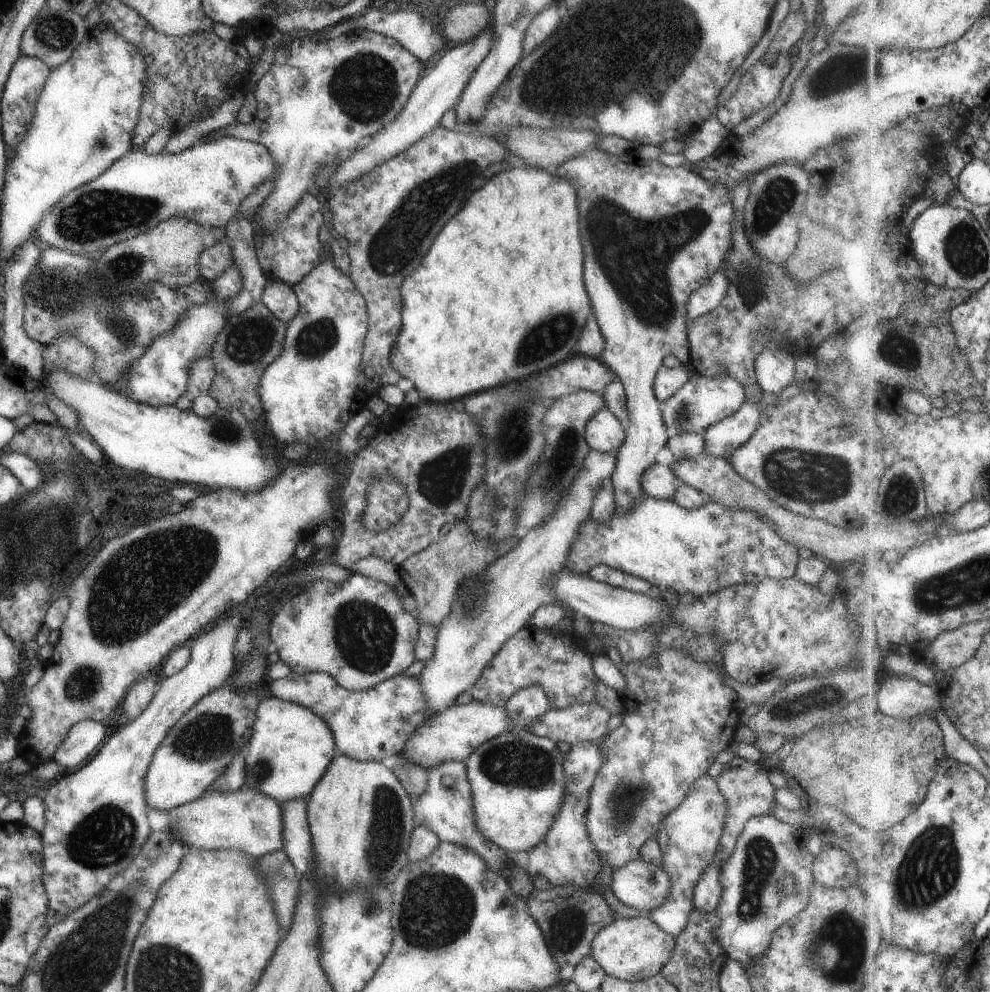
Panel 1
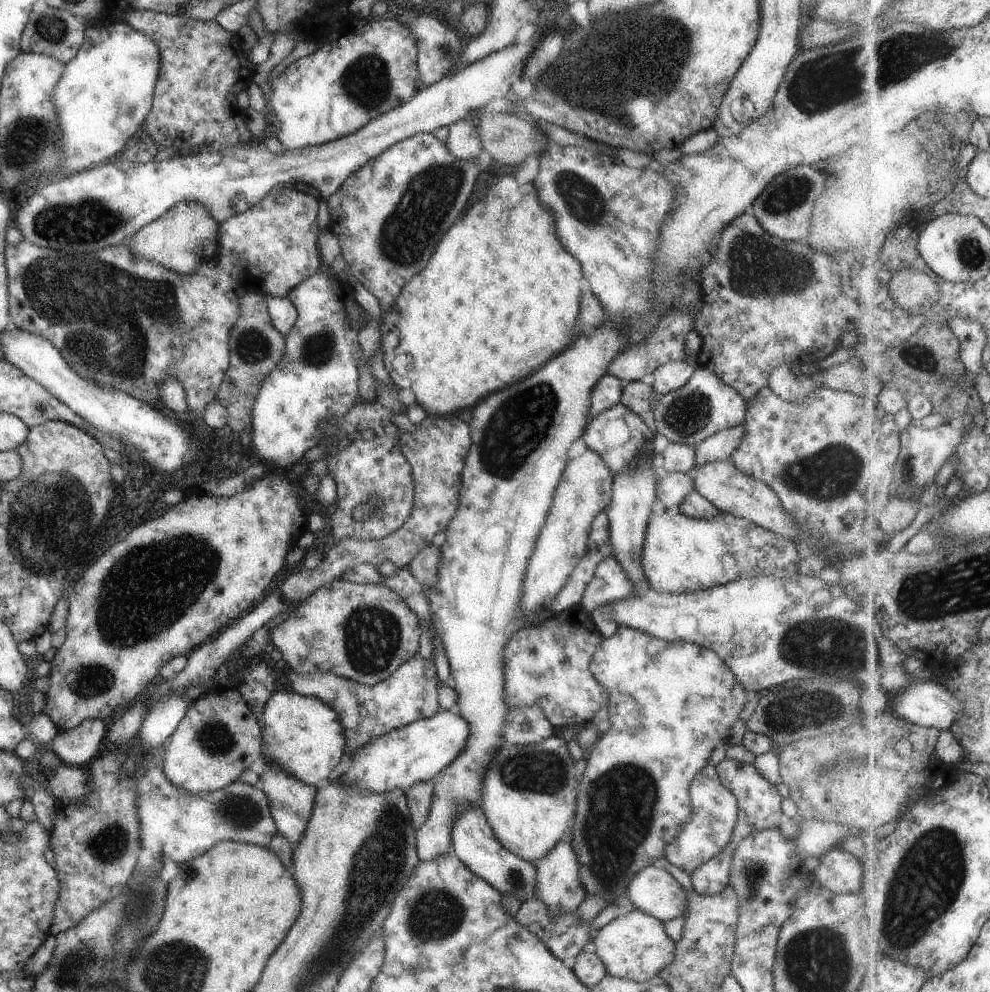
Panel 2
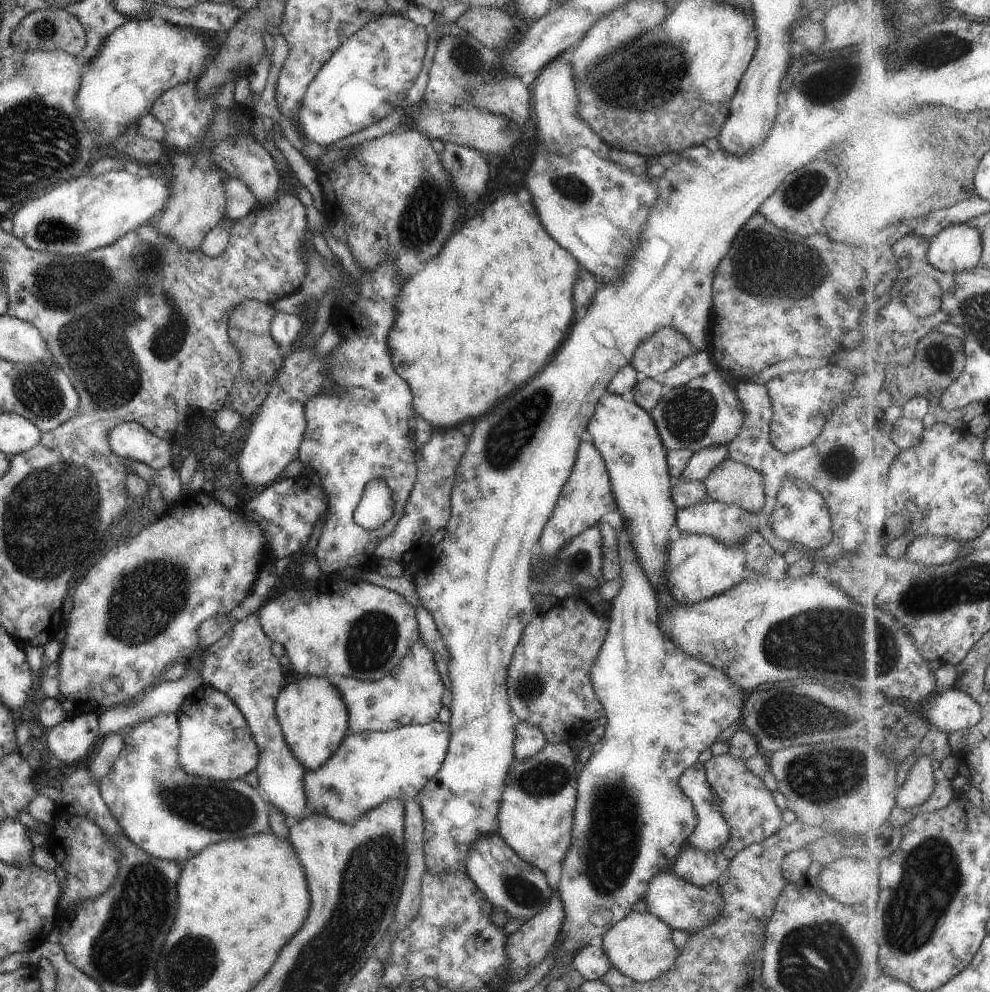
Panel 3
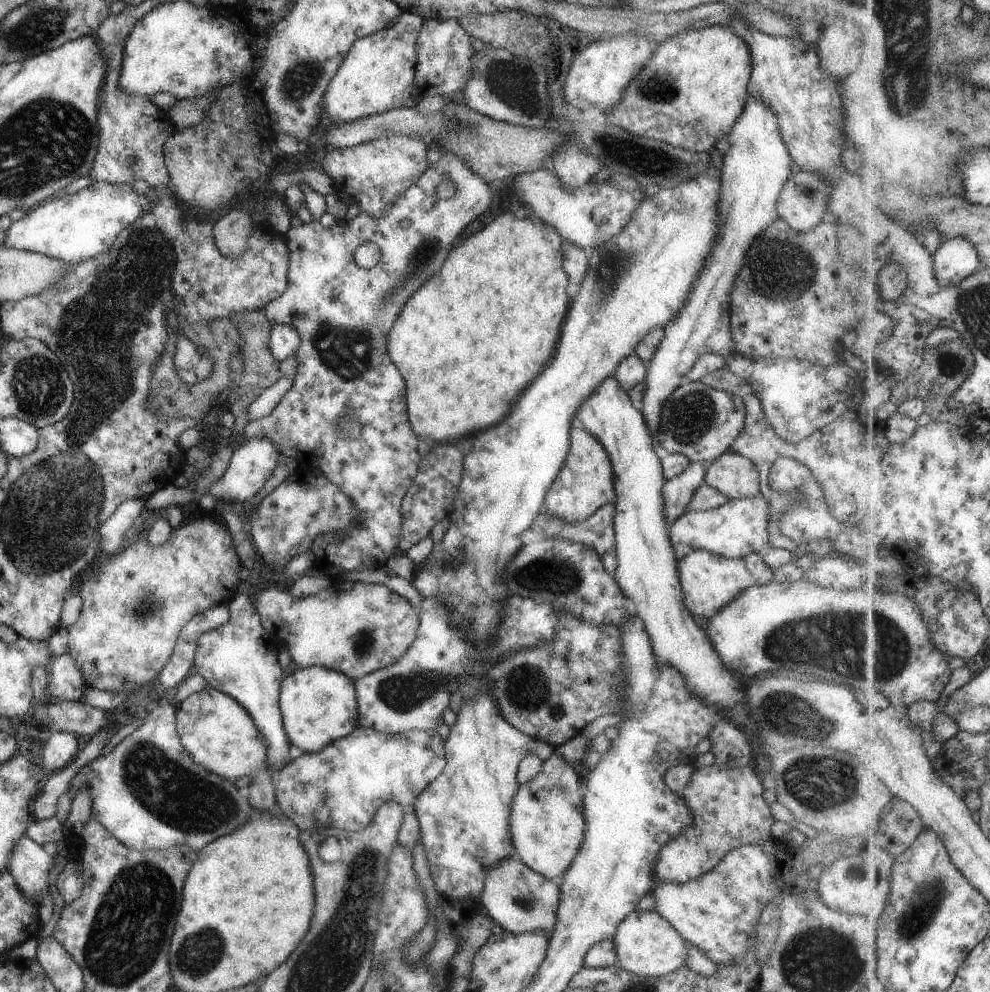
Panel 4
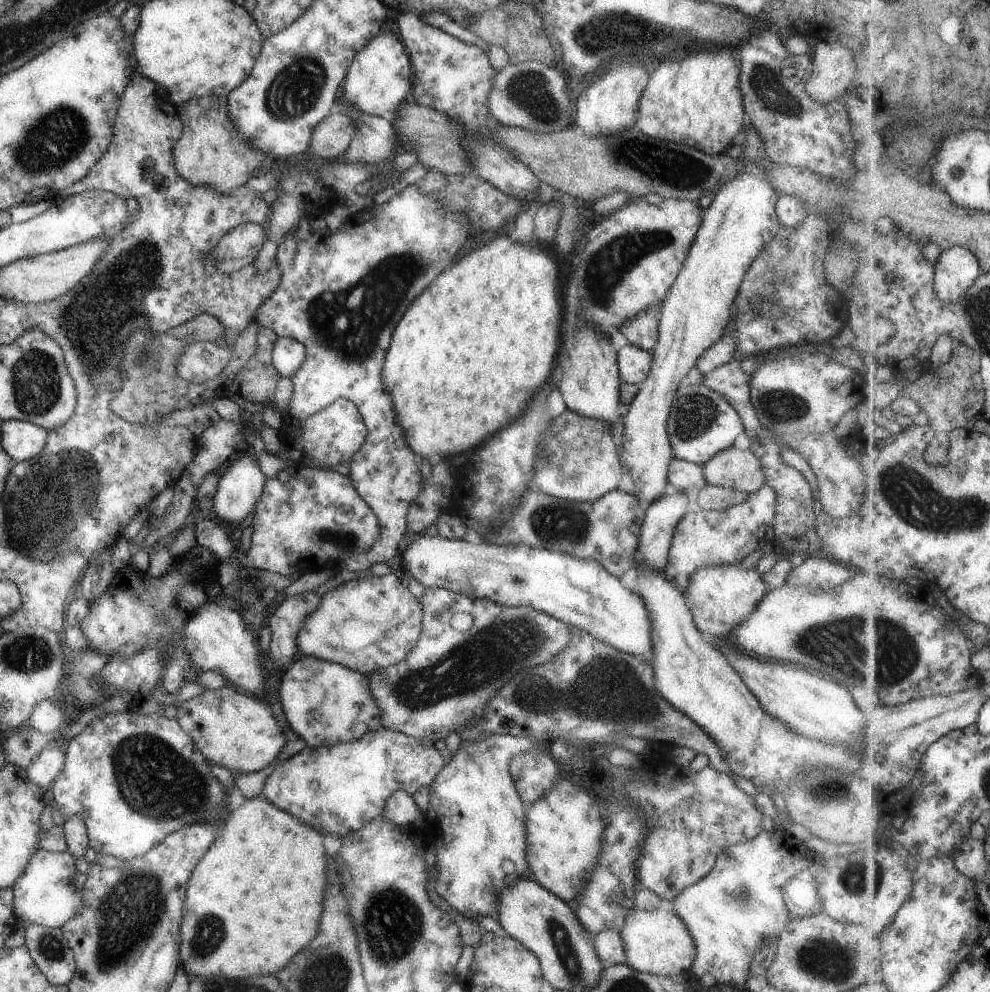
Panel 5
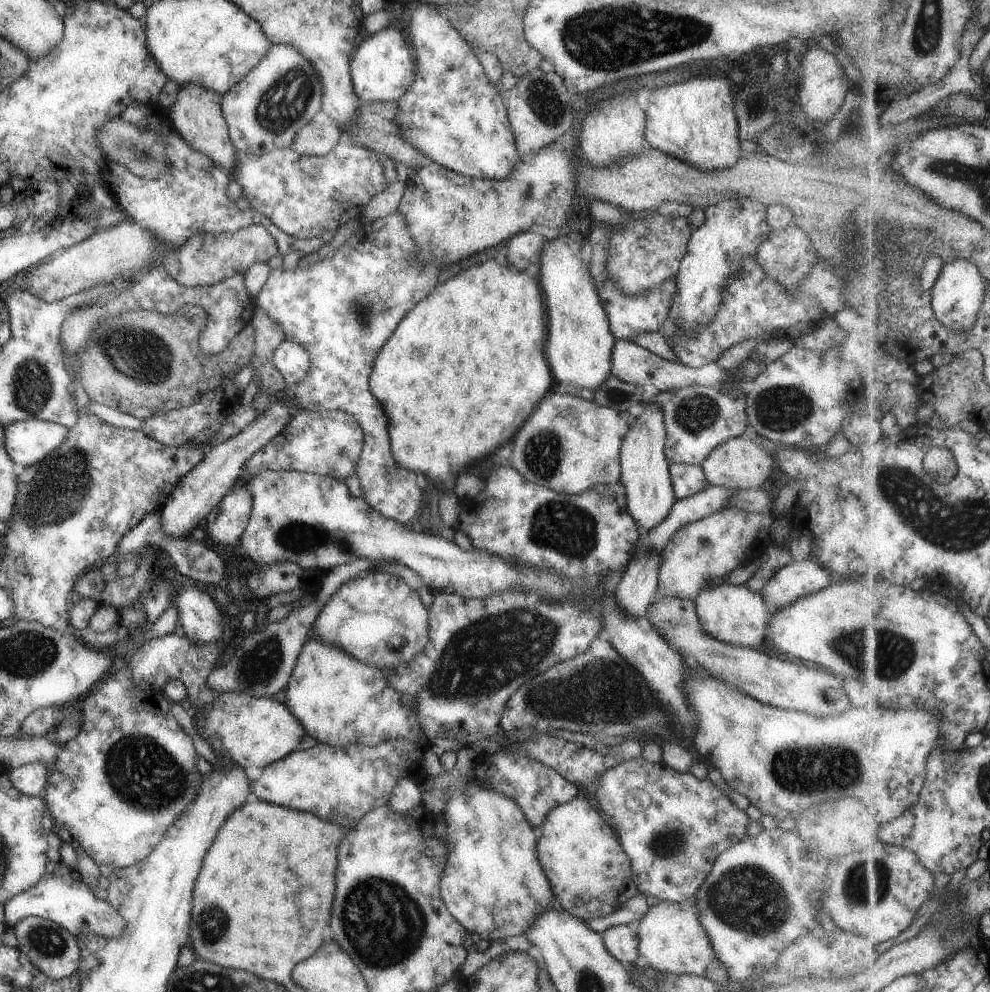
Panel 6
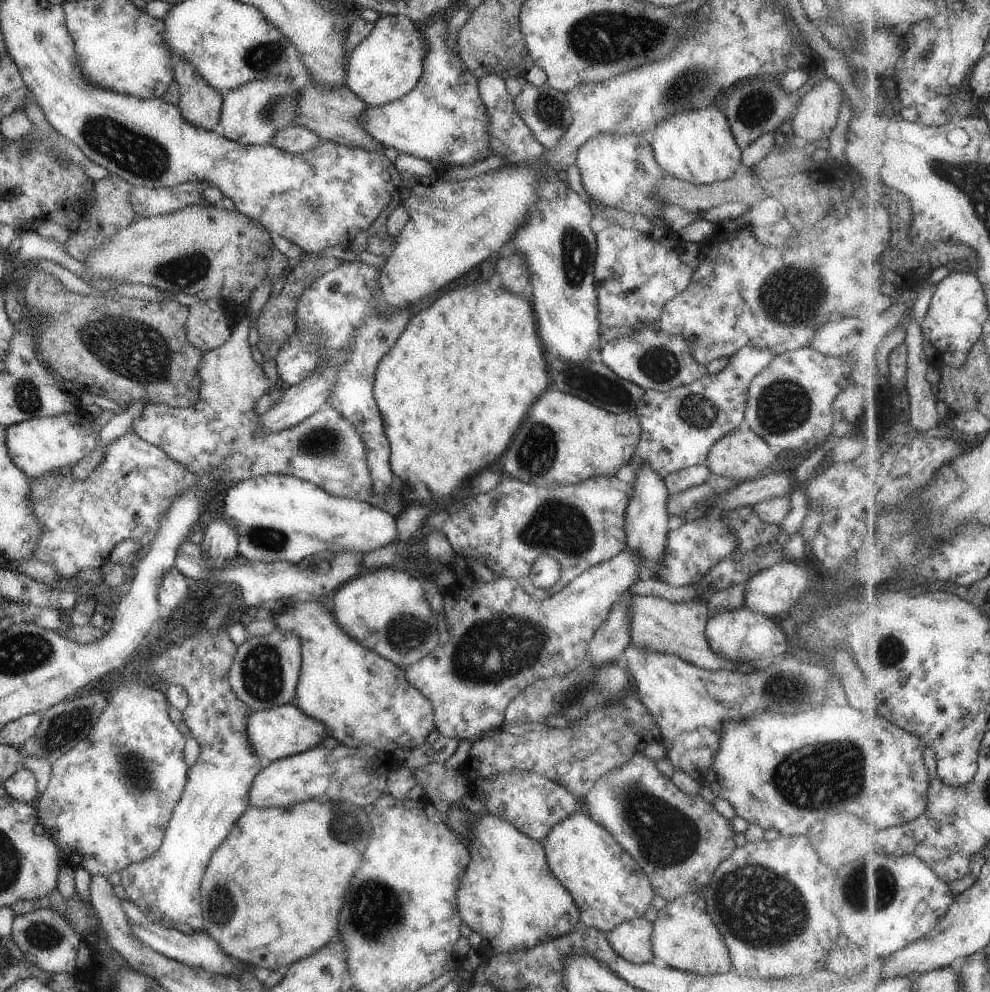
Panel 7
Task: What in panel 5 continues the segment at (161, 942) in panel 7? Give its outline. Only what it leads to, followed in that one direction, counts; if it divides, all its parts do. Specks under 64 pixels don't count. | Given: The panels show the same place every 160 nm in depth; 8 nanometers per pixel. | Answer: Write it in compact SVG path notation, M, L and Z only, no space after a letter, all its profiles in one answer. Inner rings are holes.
M37 849L28 860L23 874L10 888L12 890L11 910L16 919L16 928L26 923L37 923L59 929L64 922L77 915L82 910L84 896L82 895L82 887L78 887L75 883L74 876L76 873L74 858L66 850L56 853L55 851Z

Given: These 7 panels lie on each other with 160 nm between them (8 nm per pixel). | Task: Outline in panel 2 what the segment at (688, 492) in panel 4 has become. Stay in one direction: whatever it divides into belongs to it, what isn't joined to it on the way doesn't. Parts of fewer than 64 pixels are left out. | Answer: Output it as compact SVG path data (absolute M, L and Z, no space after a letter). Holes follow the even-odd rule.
M742 424L733 428L723 429L708 436L705 440L697 444L697 446L694 446L695 458L693 467L728 459L742 436Z

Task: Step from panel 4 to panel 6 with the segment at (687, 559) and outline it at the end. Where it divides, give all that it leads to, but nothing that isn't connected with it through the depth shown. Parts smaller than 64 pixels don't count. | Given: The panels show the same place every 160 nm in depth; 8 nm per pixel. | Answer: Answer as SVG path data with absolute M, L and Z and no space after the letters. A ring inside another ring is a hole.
M720 581L709 582L701 587L692 601L701 630L712 639L754 649L766 638L766 626L772 613L761 594L752 593L744 584L732 586Z

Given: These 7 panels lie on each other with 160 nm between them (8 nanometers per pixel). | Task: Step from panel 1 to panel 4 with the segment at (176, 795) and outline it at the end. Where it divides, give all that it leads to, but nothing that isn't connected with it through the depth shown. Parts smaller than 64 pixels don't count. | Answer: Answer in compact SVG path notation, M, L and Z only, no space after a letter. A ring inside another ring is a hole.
M206 685L203 690L187 696L183 702L177 703L174 716L177 736L179 736L183 751L191 758L191 762L201 766L209 774L215 774L233 782L242 776L253 776L264 768L266 746L263 738L255 730L247 712L225 694Z

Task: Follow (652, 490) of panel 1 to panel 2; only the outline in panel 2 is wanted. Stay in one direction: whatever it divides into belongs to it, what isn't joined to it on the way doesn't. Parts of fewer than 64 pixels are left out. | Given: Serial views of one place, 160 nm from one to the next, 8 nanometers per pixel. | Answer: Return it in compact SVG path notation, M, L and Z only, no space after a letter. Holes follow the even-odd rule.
M668 472L654 486L655 496L665 509L676 509L680 502L694 490L692 478L687 473Z

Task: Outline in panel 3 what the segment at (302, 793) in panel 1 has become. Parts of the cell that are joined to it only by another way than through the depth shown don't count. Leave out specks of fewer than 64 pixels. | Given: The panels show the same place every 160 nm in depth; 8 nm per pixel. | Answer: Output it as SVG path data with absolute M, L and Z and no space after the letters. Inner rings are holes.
M304 676L298 682L282 685L275 697L274 713L291 754L307 770L315 770L322 765L334 753L337 745L348 732L347 707L339 691L327 681L327 677Z

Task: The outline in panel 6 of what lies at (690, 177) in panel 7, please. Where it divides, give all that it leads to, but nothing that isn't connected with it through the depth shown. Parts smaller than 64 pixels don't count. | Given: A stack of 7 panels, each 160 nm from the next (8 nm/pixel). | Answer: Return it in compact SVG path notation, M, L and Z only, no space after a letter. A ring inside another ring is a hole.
M689 78L681 84L665 84L649 91L644 113L644 139L651 149L683 161L698 171L732 167L739 157L740 140L732 111L729 80Z

